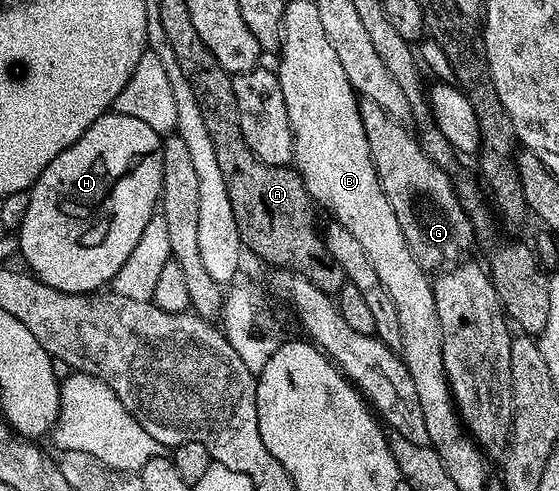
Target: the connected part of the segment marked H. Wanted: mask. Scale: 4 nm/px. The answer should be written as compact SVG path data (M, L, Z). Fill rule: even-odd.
M114 112L102 114L85 131L81 136L81 140L77 140L69 148L65 148L65 152L58 154L47 165L45 172L41 172L41 176L29 191L29 209L25 212L25 220L19 225L17 231L19 254L21 258L27 261L26 269L35 277L40 278L49 288L57 288L66 294L94 294L102 291L104 287L111 283L113 276L117 276L117 268L121 268L121 264L125 264L125 260L129 260L129 252L133 252L137 240L141 240L141 232L145 232L145 224L149 224L149 220L157 212L163 193L162 155L163 143L161 136L157 132L153 132L153 128L149 128L149 124L144 124L142 120L137 120L134 116L125 116Z

